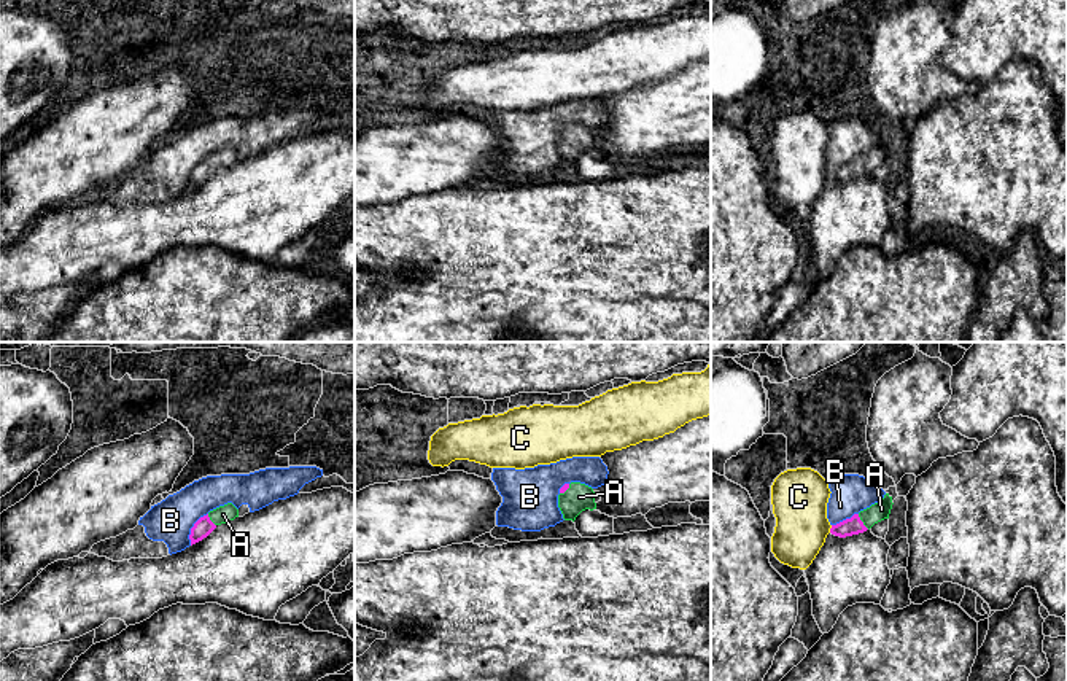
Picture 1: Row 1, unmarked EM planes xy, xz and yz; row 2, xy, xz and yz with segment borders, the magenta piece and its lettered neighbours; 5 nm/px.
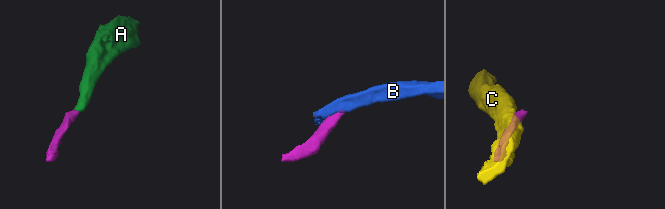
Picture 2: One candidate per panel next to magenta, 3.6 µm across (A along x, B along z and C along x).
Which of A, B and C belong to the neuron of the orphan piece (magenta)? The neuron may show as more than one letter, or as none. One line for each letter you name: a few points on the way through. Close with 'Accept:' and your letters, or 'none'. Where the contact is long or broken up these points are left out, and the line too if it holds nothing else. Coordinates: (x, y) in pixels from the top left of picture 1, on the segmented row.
A: runs through yz (854, 525), (862, 522), (881, 509)
Accept: A

